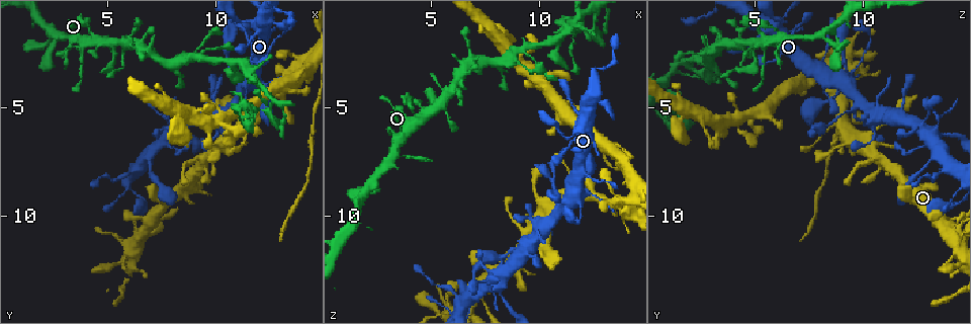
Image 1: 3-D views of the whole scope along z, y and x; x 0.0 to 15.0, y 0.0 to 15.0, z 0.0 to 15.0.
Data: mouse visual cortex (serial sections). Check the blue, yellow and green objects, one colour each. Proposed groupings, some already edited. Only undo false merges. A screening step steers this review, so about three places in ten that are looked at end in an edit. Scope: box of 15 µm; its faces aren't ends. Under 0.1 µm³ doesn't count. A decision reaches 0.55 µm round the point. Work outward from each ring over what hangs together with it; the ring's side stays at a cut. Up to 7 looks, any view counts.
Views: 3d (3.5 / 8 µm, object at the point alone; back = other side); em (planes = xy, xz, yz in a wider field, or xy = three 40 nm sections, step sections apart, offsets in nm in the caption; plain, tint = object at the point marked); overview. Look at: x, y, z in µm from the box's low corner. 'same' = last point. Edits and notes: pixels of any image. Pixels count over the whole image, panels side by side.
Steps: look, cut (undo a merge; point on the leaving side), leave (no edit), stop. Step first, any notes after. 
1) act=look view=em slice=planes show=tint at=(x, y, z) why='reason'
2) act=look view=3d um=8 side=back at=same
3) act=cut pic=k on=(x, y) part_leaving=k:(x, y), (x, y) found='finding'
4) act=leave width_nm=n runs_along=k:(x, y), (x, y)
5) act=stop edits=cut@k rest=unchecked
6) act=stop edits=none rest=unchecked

act=look view=3d um=3.5 at=(11.8, 3.6, 9.3) why='sharp bend'

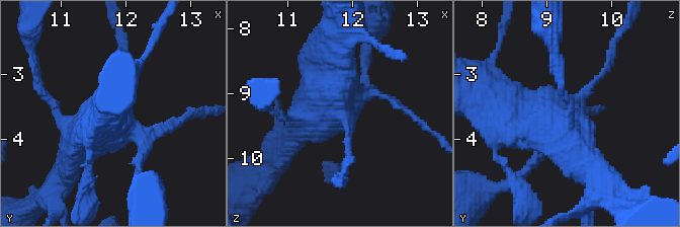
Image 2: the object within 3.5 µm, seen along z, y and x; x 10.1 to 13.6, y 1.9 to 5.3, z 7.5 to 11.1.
act=look view=em slice=xy step=1 show=tint at=(11.85, 3.55, 9.35) why='shape alone is not enough'

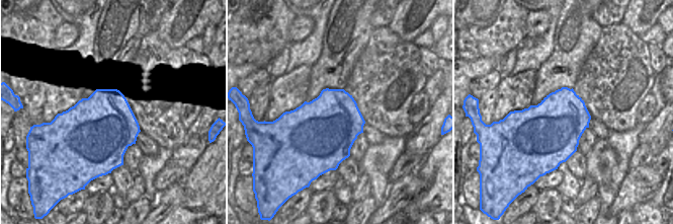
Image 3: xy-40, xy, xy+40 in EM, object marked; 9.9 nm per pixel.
act=leave runs_along=2:(481, 96), (550, 124), (582, 161) found='one cell here'

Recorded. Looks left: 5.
act=look view=3d um=8 at=(14.2, 3.1, 9.8) why='sudden change in width'

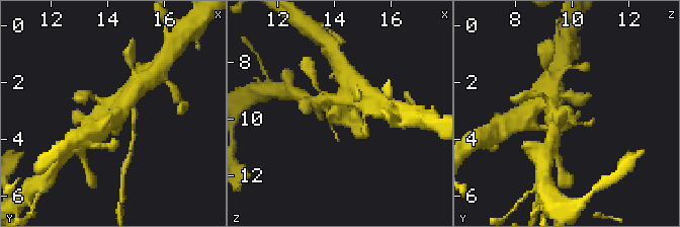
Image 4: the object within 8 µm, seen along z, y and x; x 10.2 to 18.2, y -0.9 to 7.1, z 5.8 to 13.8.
act=look view=em slice=xy step=5 show=tint at=(14.1, 3.2, 9.8) why='shape alone is not enough'

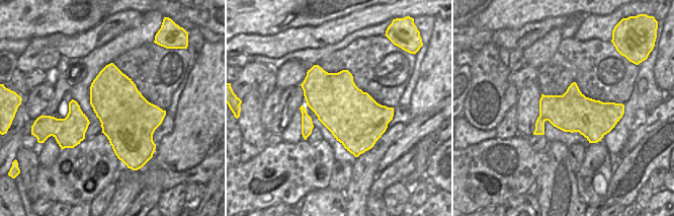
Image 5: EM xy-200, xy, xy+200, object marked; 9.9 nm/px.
act=leave runs_along=4:(320, 101), (338, 104), (331, 122), (336, 135) found='one cell here'

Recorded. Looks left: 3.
act=look view=3d um=3.5 side=back at=(7.0, 7.9, 12.7) why='thin neck'

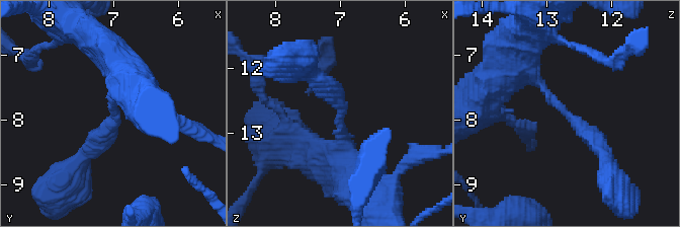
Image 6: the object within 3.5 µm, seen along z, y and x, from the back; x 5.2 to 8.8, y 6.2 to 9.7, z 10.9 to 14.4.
act=look view=em slice=xy step=3 show=tint at=(7.00, 7.95, 12.65) arm_widths_nm=200,300

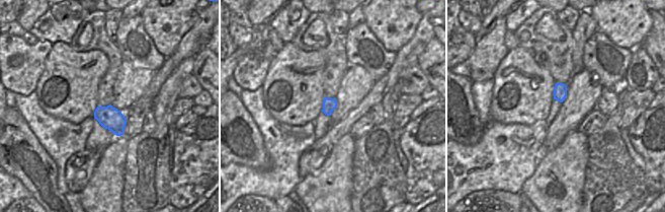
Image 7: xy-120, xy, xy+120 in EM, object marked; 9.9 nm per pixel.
act=leave found='continuous, no second cell'

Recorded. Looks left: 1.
act=stop edits=none rest=unchecked

